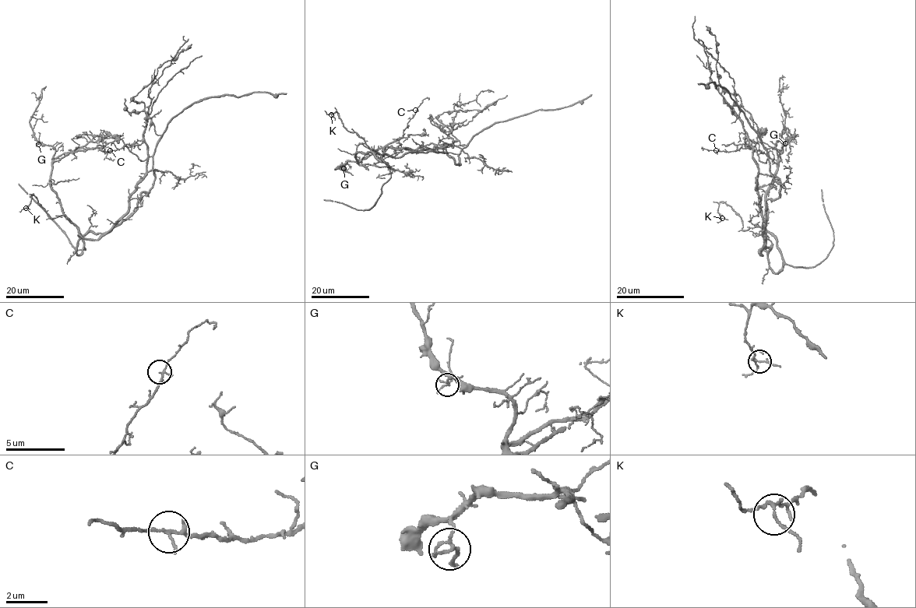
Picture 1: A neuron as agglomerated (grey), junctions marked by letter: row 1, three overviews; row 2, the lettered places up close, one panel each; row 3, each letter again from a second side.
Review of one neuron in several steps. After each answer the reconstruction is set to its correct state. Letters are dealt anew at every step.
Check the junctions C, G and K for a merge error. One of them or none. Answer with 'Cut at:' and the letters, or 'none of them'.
Cut at: K

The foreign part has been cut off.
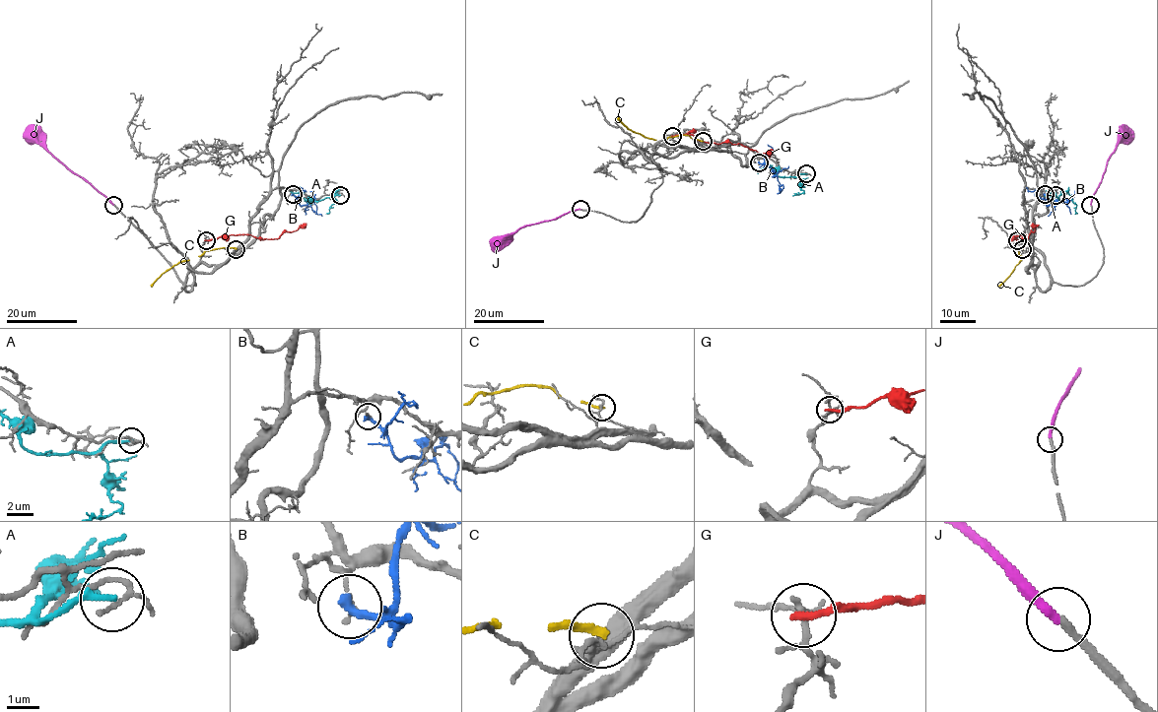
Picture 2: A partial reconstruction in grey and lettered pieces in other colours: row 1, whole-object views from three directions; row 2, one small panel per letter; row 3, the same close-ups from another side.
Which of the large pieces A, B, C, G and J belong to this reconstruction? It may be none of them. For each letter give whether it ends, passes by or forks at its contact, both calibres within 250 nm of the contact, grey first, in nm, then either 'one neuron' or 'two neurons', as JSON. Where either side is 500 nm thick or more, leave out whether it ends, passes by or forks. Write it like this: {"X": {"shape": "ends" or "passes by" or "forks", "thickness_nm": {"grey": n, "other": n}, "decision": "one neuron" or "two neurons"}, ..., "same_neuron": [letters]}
{"A": {"shape": "ends", "thickness_nm": {"grey": 120, "other": 200}, "decision": "two neurons"}, "B": {"shape": "ends", "thickness_nm": {"grey": 140, "other": 340}, "decision": "two neurons"}, "C": {"shape": "ends", "thickness_nm": {"grey": 120, "other": 200}, "decision": "two neurons"}, "G": {"shape": "ends", "thickness_nm": {"grey": 150, "other": 240}, "decision": "two neurons"}, "J": {"shape": "ends", "thickness_nm": {"grey": 240, "other": 280}, "decision": "one neuron"}, "same_neuron": ["J"]}

